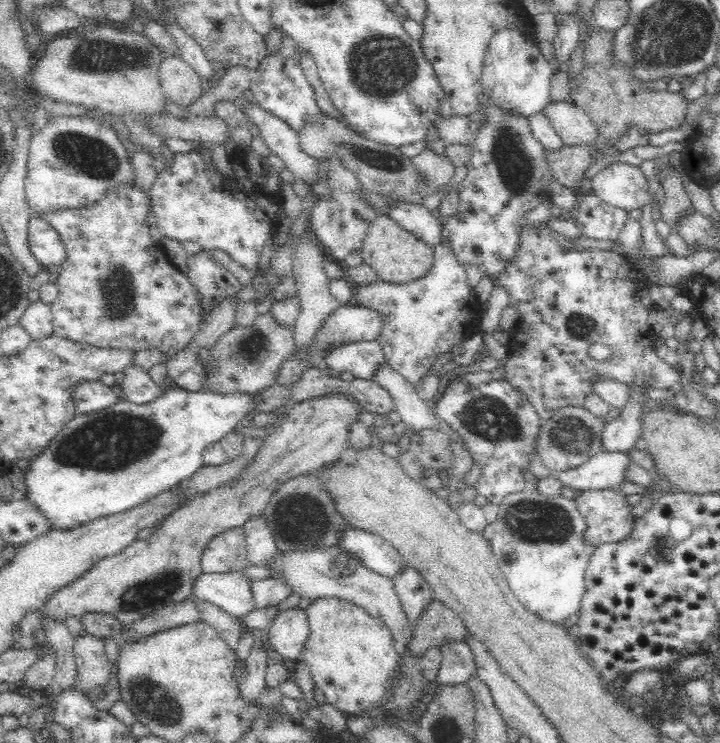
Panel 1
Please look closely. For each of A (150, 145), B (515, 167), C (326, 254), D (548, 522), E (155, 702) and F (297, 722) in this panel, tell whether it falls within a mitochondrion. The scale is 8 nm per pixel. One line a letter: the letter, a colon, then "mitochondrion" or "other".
A: other
B: mitochondrion
C: other
D: mitochondrion
E: mitochondrion
F: other

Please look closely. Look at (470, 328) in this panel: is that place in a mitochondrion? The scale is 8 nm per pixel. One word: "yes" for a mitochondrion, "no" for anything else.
no

